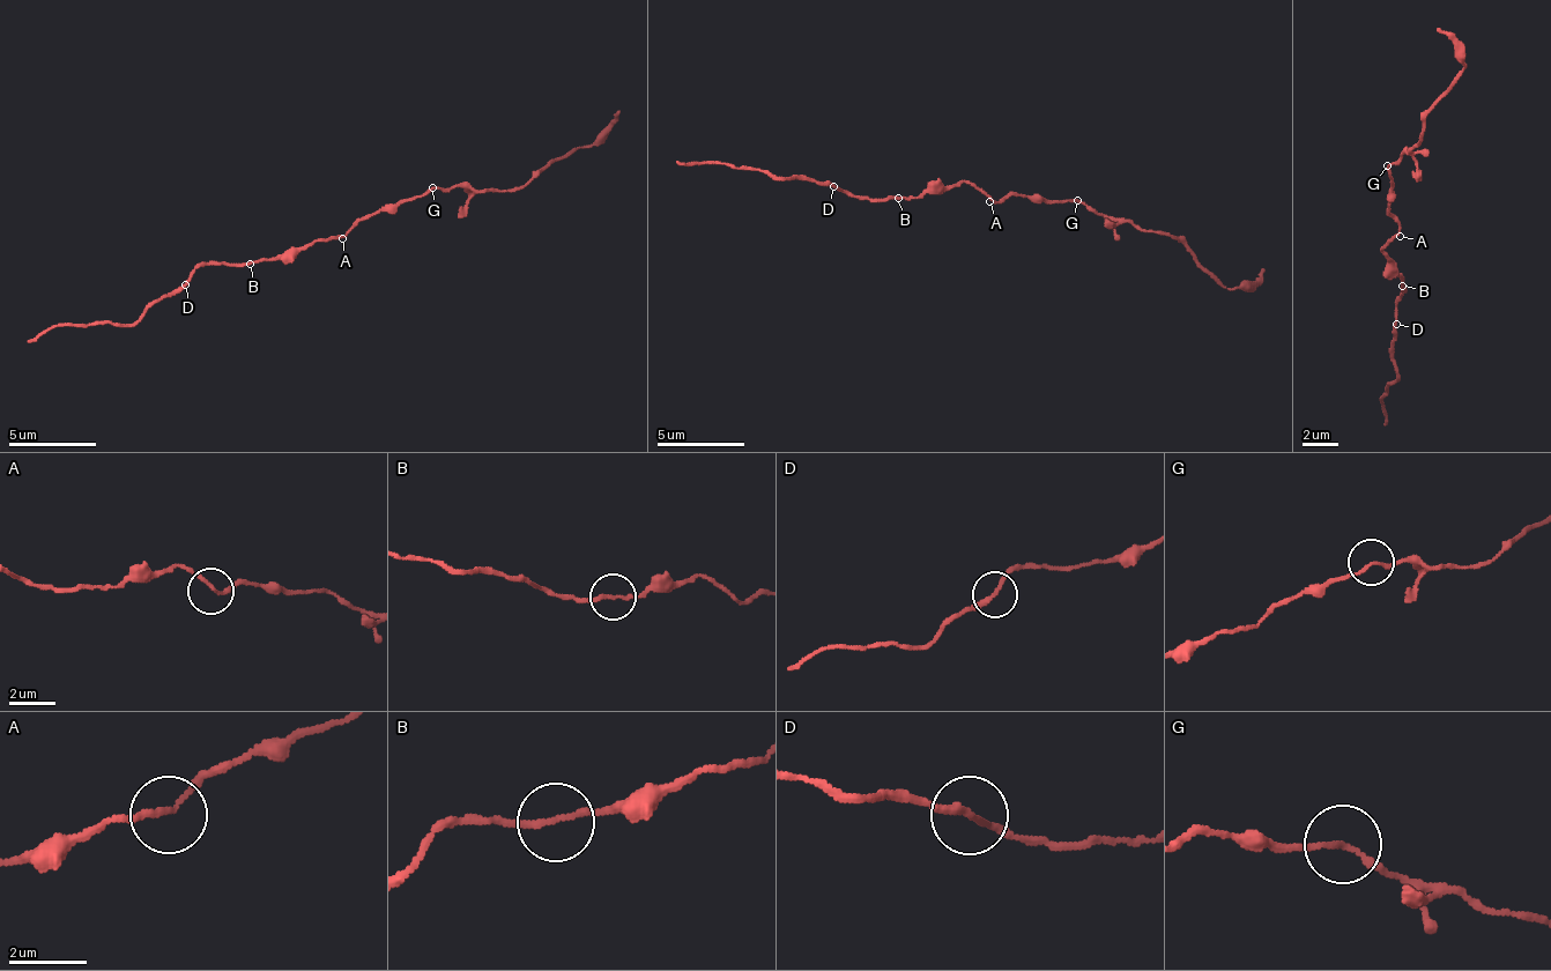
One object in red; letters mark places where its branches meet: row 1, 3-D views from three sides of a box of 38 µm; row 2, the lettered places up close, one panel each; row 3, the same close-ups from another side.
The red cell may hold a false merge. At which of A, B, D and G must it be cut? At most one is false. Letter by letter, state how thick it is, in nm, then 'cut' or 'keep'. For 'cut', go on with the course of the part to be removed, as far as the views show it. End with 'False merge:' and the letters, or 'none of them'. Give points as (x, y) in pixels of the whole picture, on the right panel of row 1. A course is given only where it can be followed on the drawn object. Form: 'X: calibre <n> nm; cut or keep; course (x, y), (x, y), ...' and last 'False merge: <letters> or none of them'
A: calibre 140 nm; keep
B: calibre 150 nm; keep
D: calibre 170 nm; keep
G: calibre 130 nm; cut; course (1388, 167), (1422, 134), (1467, 68), (1437, 29)
False merge: G

